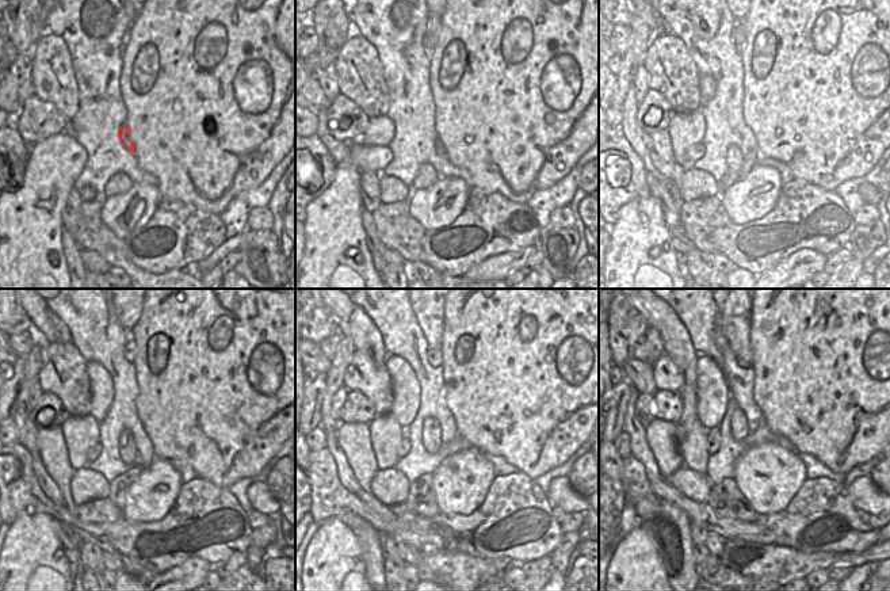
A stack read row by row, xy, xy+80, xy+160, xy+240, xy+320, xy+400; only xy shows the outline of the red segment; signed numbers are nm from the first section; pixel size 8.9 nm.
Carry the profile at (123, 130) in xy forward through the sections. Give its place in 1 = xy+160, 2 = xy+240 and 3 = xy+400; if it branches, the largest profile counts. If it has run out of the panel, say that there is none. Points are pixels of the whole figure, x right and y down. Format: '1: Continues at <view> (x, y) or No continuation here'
1: Continues at xy+160 (749, 160)
2: Continues at xy+240 (118, 488)
3: Continues at xy+400 (725, 498).

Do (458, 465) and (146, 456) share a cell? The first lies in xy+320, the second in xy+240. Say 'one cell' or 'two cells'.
two cells

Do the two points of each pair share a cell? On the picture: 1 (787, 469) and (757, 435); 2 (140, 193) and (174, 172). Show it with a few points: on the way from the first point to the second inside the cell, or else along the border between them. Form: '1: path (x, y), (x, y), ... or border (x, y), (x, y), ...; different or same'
1: border (794, 453), (775, 443), (755, 443), (737, 460); different
2: border (156, 187), (161, 198); different

